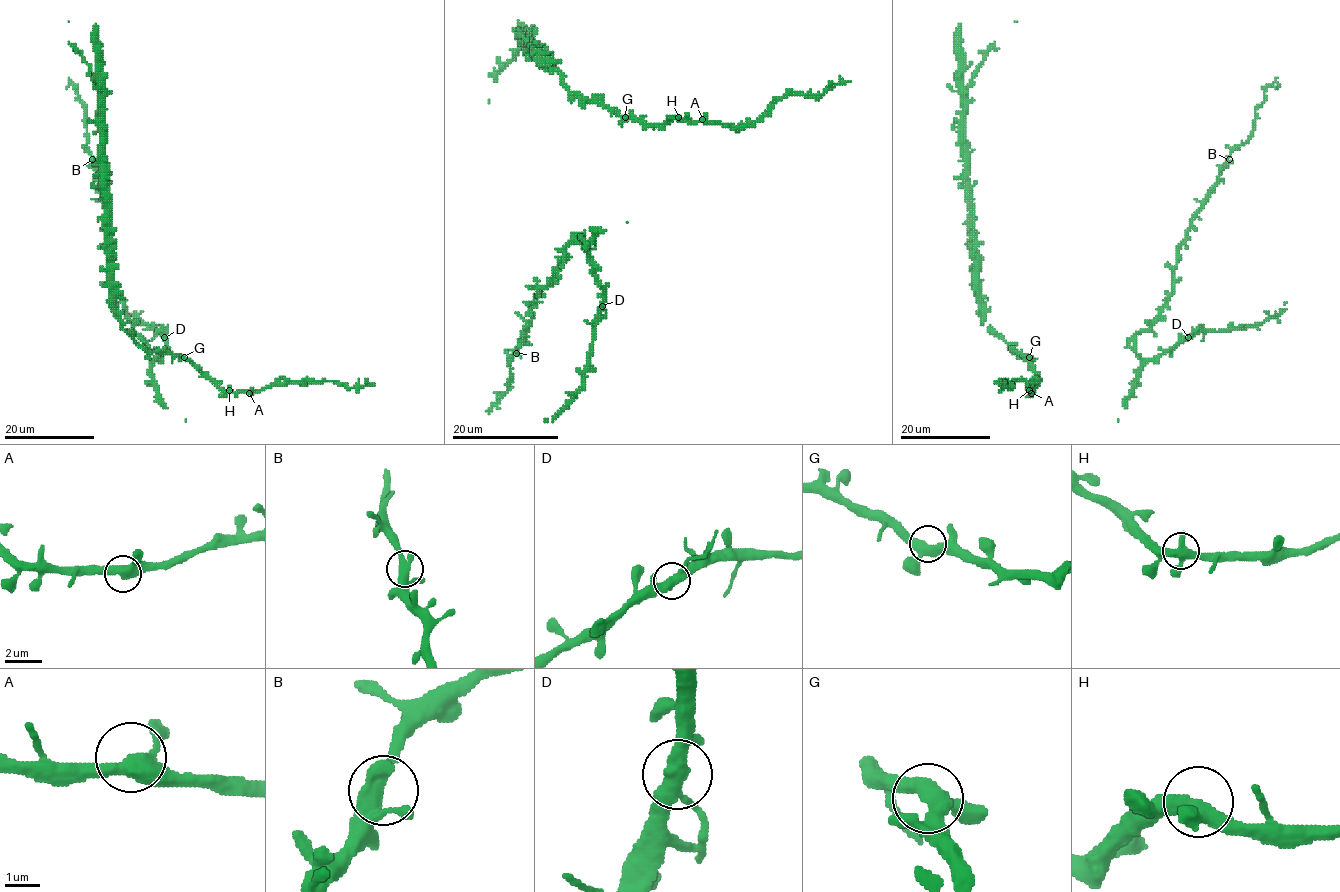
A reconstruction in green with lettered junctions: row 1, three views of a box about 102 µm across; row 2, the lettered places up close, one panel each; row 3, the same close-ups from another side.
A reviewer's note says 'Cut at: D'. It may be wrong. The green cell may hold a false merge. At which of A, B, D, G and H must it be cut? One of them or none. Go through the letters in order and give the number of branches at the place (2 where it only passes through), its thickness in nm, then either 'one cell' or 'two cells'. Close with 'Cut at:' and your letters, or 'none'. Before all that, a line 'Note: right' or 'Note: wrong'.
Note: wrong
A: 3 | 400 nm | one cell
B: 3 | 400 nm | one cell
D: 3 | 400 nm | one cell
G: 3 | 400 nm | one cell
H: 3 | 400 nm | one cell
Cut at: none

